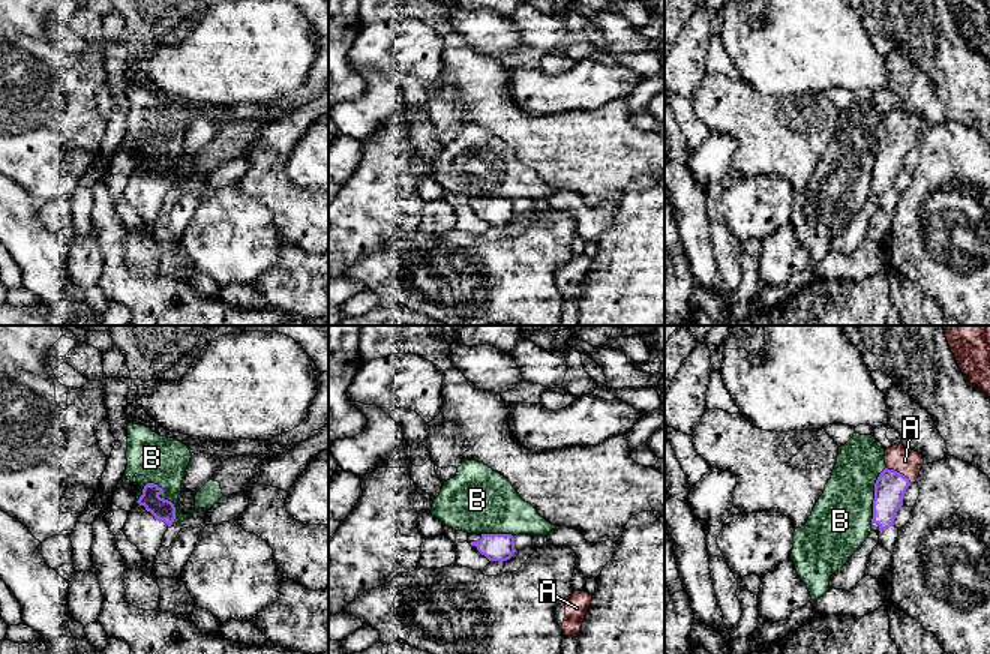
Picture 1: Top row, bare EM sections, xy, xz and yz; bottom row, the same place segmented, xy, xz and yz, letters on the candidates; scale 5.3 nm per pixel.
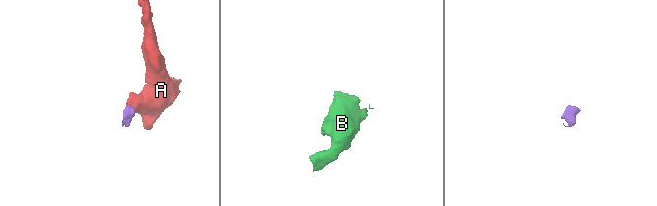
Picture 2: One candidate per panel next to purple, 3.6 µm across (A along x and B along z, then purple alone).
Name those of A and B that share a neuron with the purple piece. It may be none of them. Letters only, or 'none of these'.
A

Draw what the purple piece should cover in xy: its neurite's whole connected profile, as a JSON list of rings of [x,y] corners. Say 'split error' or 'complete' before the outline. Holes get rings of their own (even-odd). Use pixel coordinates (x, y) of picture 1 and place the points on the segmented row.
split error; [[[147,483],[138,504],[129,512],[123,532],[142,555],[142,572],[160,588],[159,609],[189,615],[195,608],[184,582],[180,578],[158,578],[153,570],[154,558],[162,548],[165,531],[176,519],[176,507],[171,501],[160,498],[164,492],[154,483]]]

